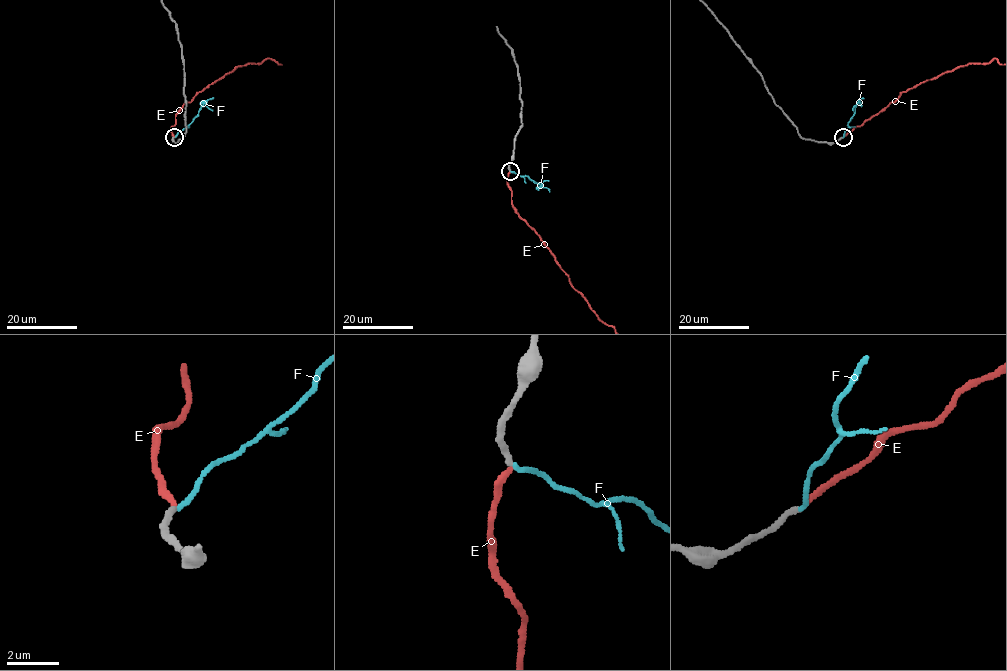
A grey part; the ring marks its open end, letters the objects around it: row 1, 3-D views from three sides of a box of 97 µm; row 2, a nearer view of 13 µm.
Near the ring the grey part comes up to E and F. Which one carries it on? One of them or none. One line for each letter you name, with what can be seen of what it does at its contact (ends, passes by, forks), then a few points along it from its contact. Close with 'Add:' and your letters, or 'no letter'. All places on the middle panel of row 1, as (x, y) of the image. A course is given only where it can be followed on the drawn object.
E: it ends
Add: E

